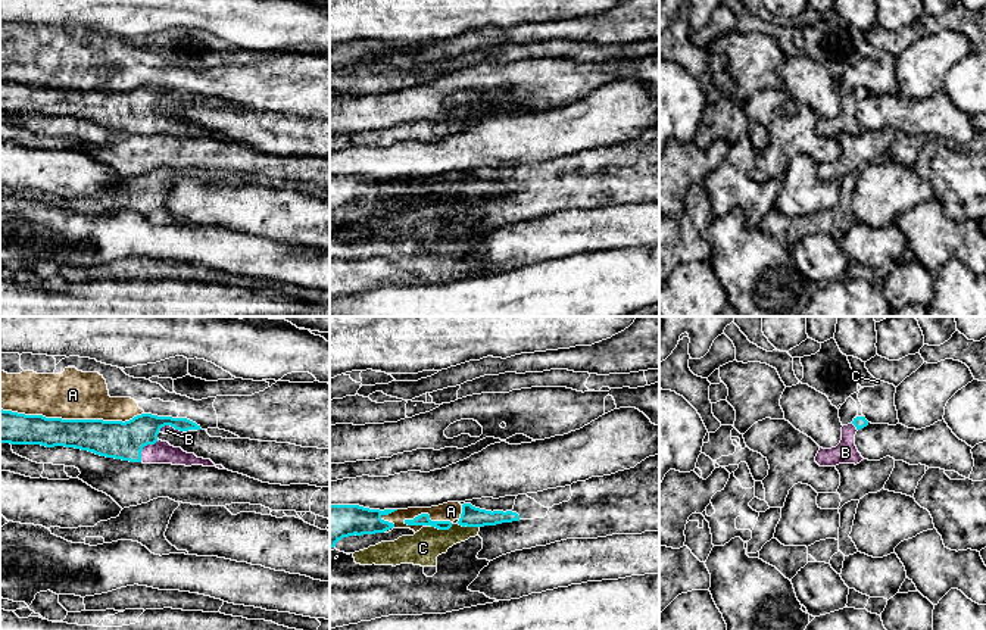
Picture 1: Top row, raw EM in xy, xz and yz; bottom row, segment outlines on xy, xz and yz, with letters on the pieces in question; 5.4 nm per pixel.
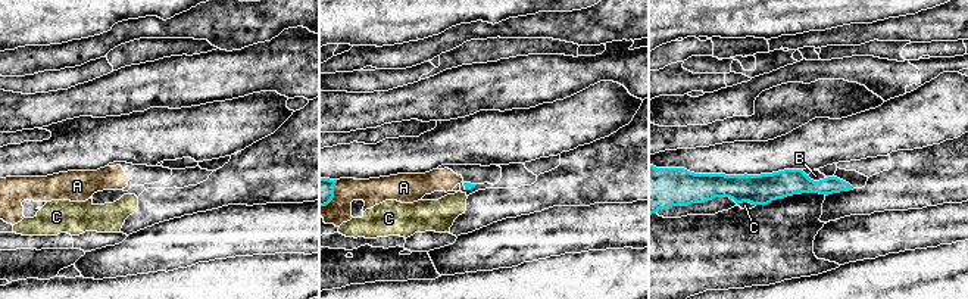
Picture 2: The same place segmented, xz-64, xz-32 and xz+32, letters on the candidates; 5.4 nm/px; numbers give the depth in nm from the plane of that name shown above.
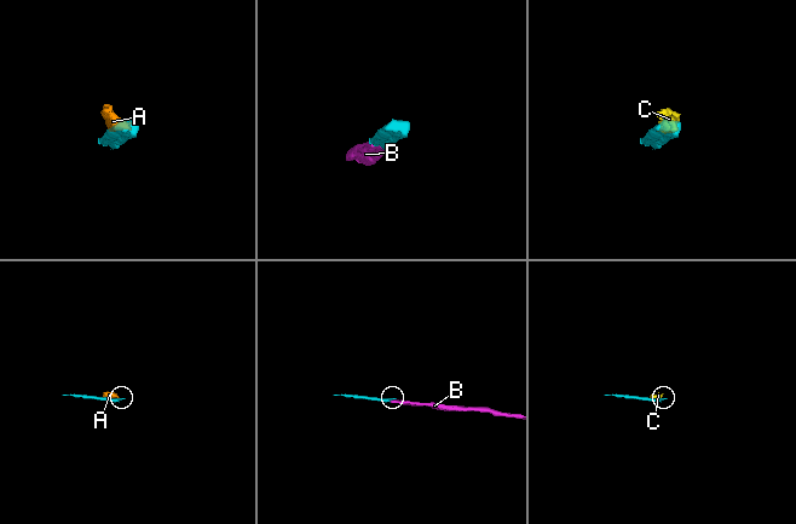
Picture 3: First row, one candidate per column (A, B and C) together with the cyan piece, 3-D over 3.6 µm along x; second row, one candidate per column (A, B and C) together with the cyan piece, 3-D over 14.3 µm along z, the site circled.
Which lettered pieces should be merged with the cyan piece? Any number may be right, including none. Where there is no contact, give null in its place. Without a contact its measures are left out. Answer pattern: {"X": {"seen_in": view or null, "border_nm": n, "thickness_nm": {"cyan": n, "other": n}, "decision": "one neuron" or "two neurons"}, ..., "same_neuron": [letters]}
{"A": {"seen_in": "xy", "border_nm": 800, "thickness_nm": {"cyan": 200, "other": 280}, "decision": "two neurons"}, "B": {"seen_in": "xy", "border_nm": 200, "thickness_nm": {"cyan": 170, "other": 50}, "decision": "one neuron"}, "C": {"seen_in": "xz", "border_nm": 120, "thickness_nm": {"cyan": 60, "other": 180}, "decision": "two neurons"}, "same_neuron": ["B"]}

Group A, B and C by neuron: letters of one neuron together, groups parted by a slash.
A C / B

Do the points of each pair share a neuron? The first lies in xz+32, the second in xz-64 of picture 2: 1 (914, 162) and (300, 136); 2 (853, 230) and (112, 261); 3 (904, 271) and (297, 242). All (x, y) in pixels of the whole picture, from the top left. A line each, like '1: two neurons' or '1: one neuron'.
1: one neuron
2: one neuron
3: two neurons

